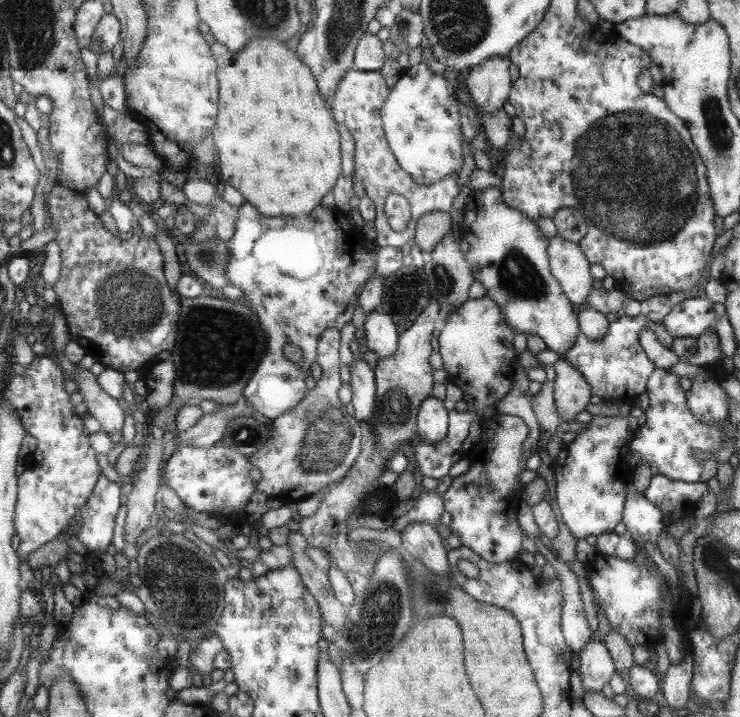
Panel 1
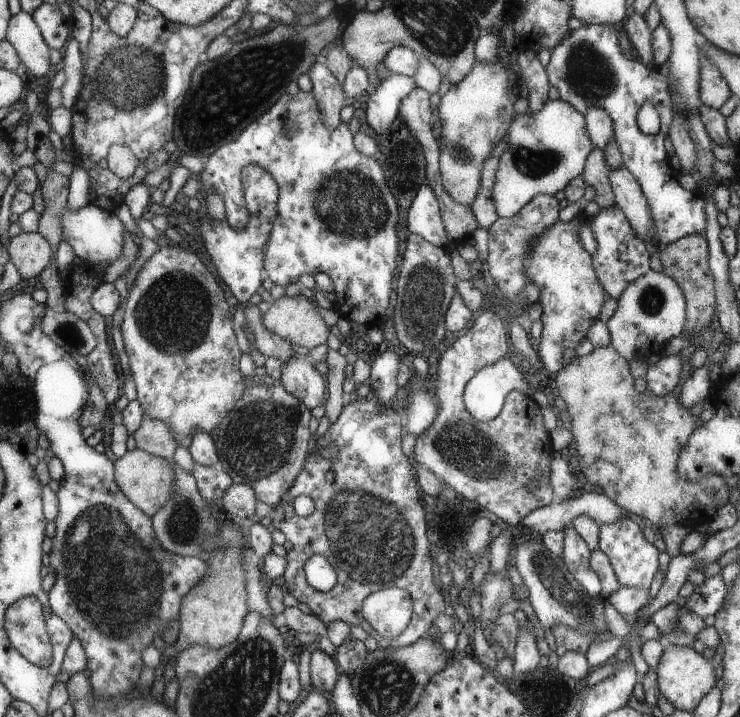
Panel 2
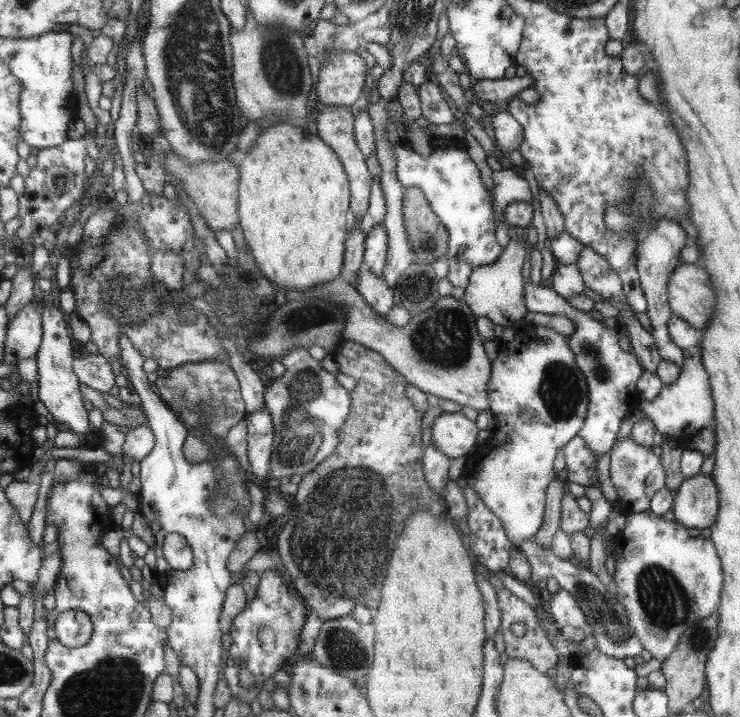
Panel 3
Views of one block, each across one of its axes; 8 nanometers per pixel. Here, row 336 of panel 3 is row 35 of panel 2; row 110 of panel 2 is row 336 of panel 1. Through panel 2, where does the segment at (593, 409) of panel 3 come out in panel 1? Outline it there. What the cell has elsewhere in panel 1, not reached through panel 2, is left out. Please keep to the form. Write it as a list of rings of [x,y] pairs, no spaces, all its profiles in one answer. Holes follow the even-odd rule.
[[[619,316],[609,323],[607,334],[603,338],[587,337],[579,334],[575,345],[562,354],[561,359],[574,366],[590,386],[593,396],[599,396],[604,403],[615,402],[623,396],[637,396],[645,391],[647,378],[654,369],[654,363],[646,356],[639,342],[639,332],[643,328],[651,329],[661,346],[669,349],[674,337],[665,332],[665,327],[659,322],[651,322],[646,316]]]

